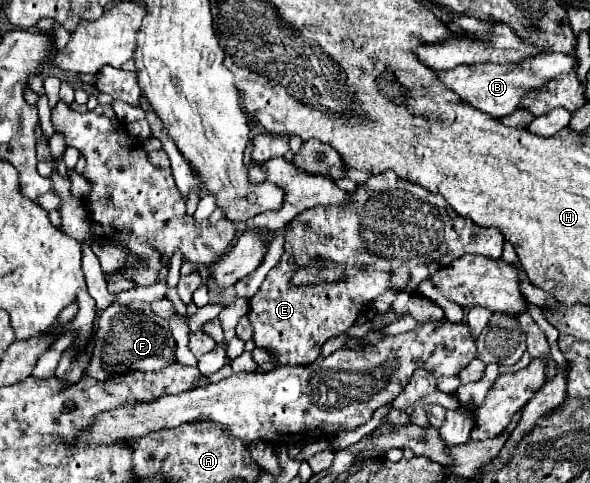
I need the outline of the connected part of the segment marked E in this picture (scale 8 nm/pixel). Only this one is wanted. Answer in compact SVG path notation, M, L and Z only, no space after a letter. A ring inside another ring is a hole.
M394 171L372 175L354 191L354 201L350 201L346 209L314 207L306 209L290 221L282 259L268 271L258 293L250 299L248 319L254 327L252 341L256 343L256 347L266 349L280 365L310 365L320 357L320 349L330 337L342 335L354 325L366 303L372 303L378 295L392 291L390 267L428 267L432 261L440 261L442 267L466 253L500 259L502 245L504 237L498 235L496 229L478 229L478 225L474 225L468 217L460 217L458 213L454 213L454 209L444 203L442 195L434 195L422 185L400 179ZM314 253L322 253L322 257L330 257L330 261L342 261L342 265L346 265L346 281L342 281L342 285L320 285L318 289L290 289L290 277L294 275L294 269L298 269L298 265L302 265L306 257L314 257Z

